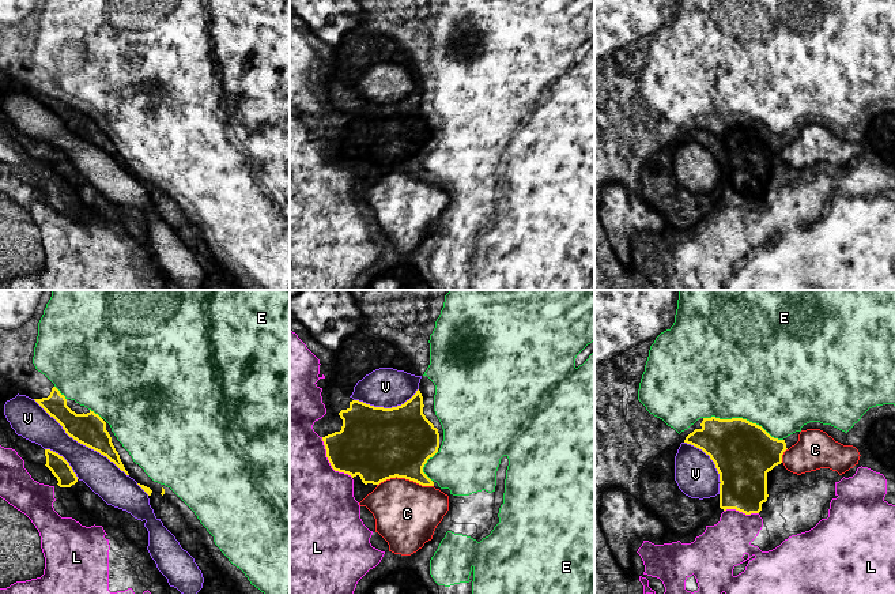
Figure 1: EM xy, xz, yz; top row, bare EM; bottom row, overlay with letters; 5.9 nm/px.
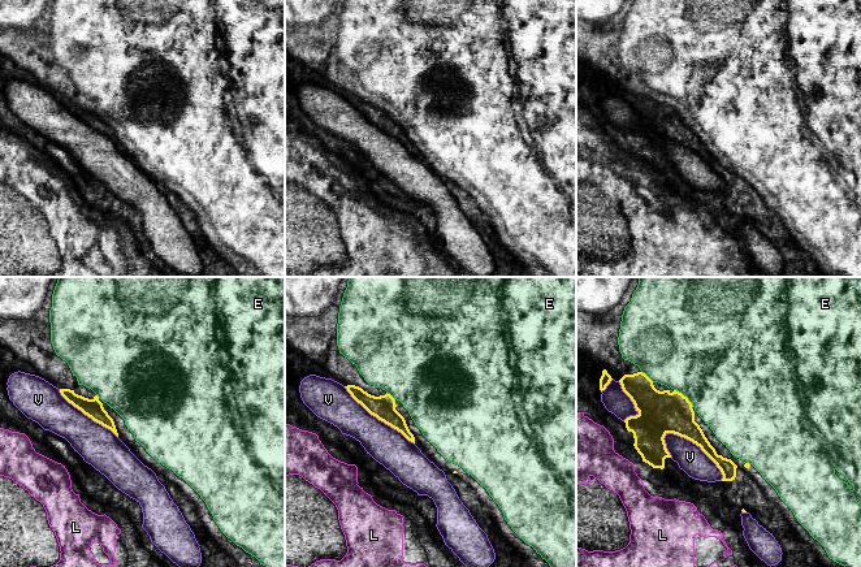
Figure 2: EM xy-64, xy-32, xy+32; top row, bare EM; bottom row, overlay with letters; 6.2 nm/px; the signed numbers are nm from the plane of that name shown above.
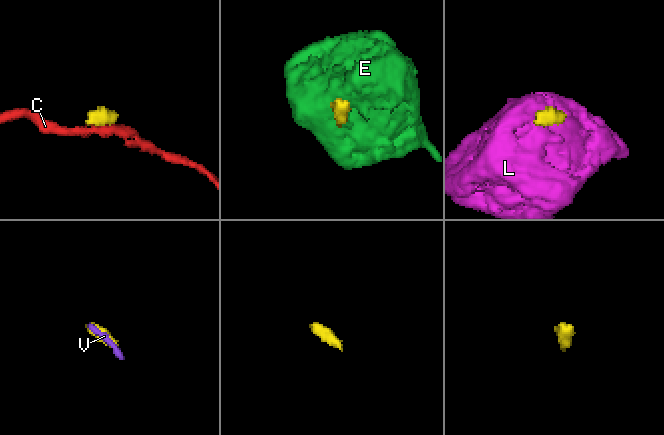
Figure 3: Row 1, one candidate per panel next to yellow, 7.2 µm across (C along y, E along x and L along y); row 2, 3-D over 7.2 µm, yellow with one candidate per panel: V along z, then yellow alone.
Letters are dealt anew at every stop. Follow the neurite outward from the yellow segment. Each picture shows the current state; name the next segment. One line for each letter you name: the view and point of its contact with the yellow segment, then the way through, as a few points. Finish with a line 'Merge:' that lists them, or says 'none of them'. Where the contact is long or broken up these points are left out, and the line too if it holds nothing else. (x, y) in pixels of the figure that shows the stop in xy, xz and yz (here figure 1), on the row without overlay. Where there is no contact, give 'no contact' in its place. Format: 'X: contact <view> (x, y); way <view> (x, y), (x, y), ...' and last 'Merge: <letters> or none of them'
Merge: none of them

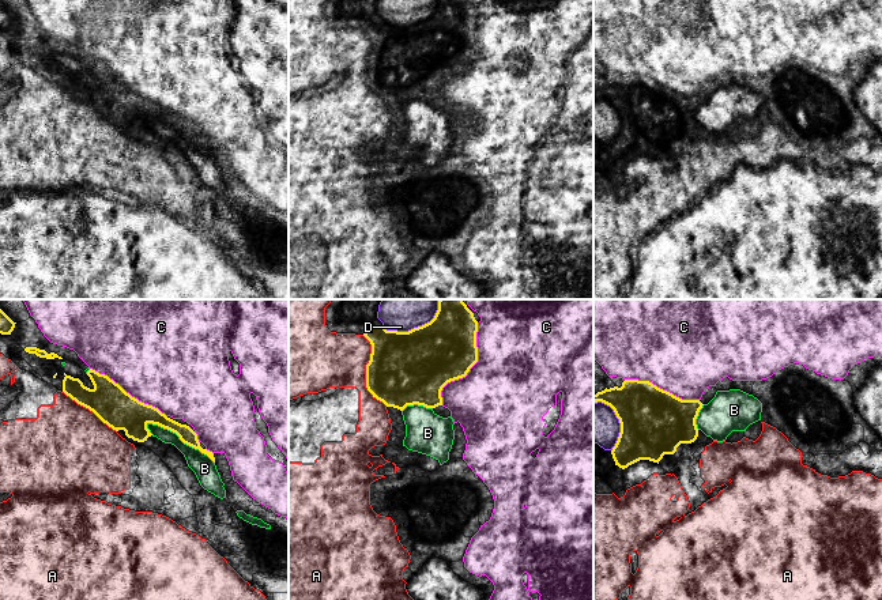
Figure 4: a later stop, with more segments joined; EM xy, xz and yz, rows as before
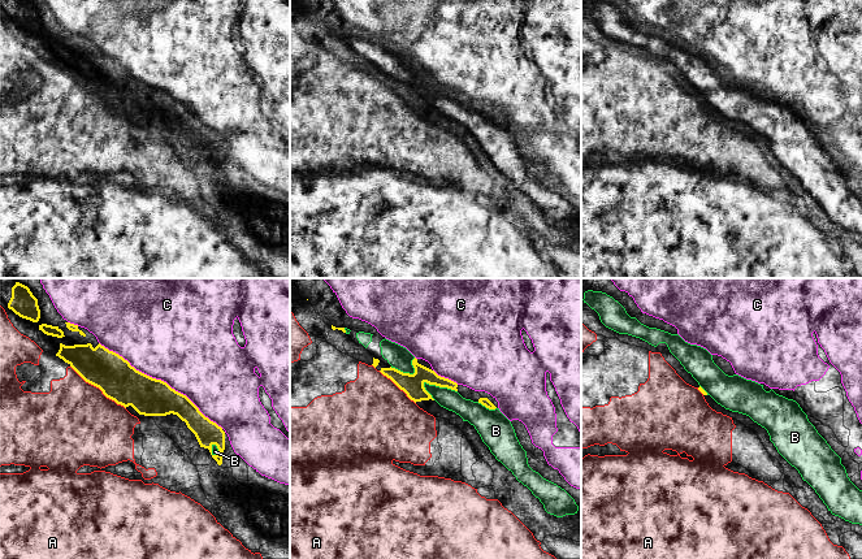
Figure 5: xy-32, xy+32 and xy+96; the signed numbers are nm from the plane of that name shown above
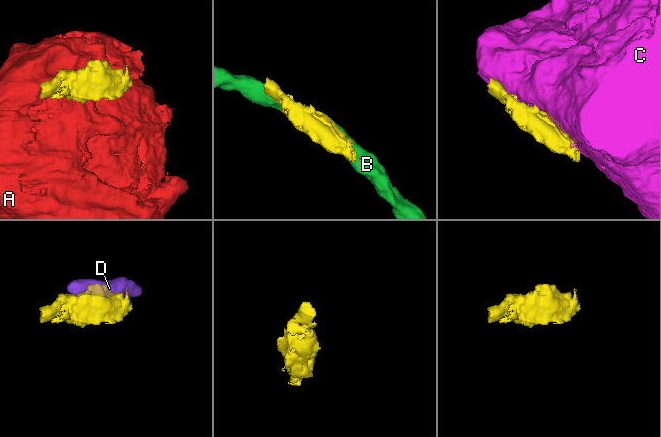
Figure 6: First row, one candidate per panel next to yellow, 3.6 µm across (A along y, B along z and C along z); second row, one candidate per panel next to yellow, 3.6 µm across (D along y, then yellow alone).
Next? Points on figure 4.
Merge: none of them

